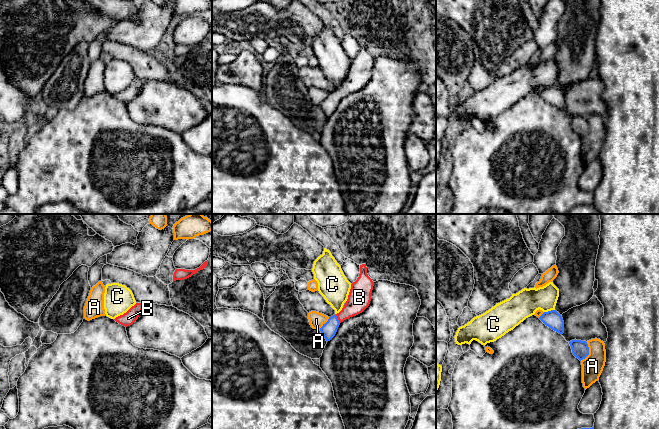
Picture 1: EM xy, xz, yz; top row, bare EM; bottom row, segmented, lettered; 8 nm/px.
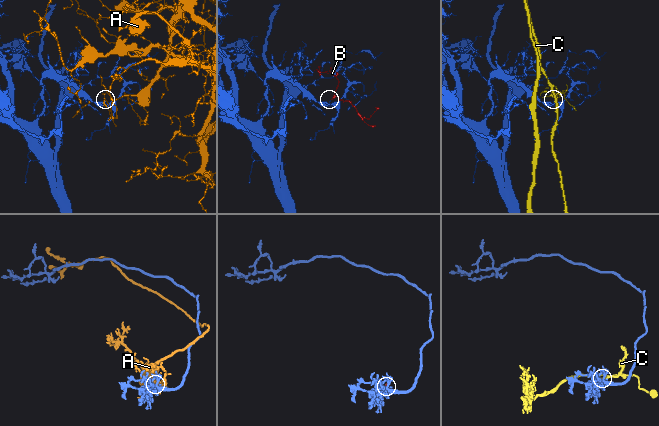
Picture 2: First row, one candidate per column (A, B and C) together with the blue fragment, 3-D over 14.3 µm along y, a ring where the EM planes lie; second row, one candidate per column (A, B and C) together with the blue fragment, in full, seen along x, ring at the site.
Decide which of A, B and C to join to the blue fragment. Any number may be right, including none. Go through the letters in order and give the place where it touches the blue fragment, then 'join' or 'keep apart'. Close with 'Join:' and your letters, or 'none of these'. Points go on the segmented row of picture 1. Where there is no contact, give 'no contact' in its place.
A: meets blue in yz at (588, 352); keep apart
B: meets blue in xz at (337, 318); join
C: meets blue in yz at (549, 311); keep apart
Join: B

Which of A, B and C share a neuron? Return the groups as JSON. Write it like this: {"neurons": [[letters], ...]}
{"neurons": [["A"], ["B"], ["C"]]}

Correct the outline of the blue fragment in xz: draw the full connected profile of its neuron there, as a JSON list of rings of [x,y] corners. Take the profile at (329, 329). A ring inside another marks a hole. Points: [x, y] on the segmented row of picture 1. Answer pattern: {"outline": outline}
{"outline": [[[366,264],[360,265],[359,277],[351,284],[344,307],[339,313],[329,317],[328,321],[320,328],[327,342],[335,336],[341,322],[362,313],[369,306],[373,286],[374,282],[367,274]]]}

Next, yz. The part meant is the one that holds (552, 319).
{"outline": [[[551,310],[544,312],[539,319],[549,328],[558,332],[559,334],[564,333],[564,321],[562,316],[556,311]]]}

